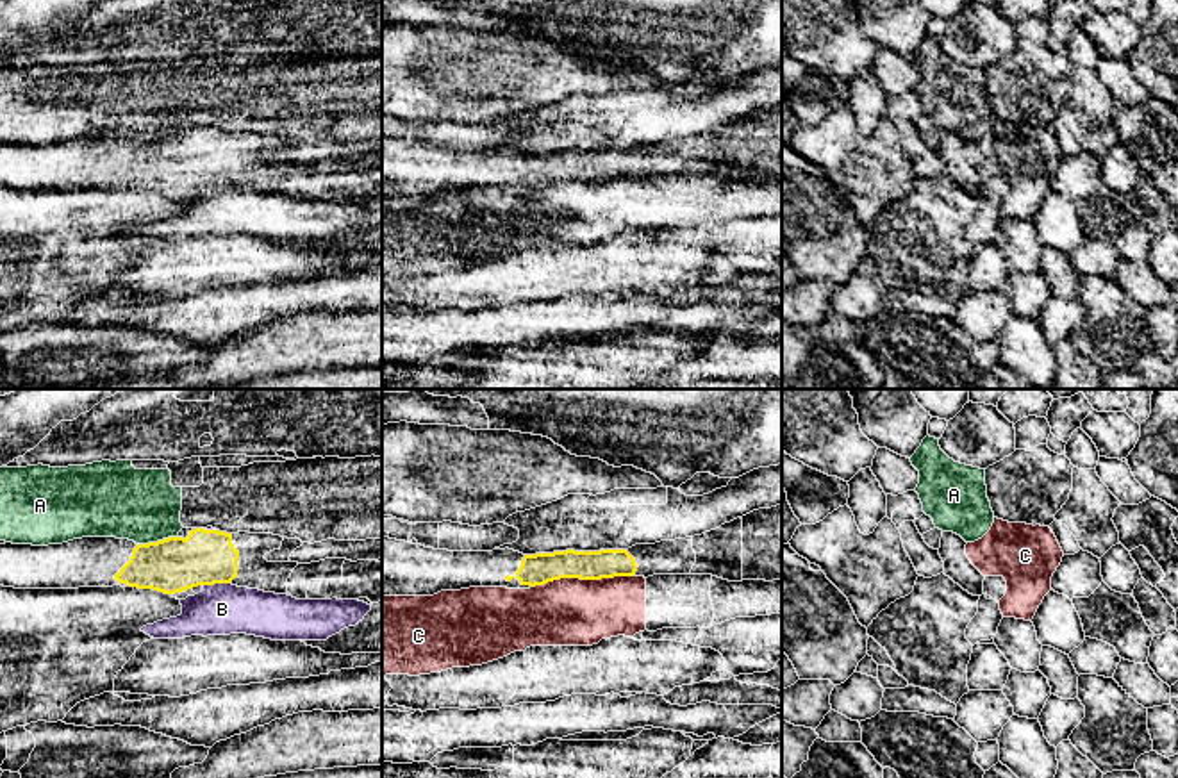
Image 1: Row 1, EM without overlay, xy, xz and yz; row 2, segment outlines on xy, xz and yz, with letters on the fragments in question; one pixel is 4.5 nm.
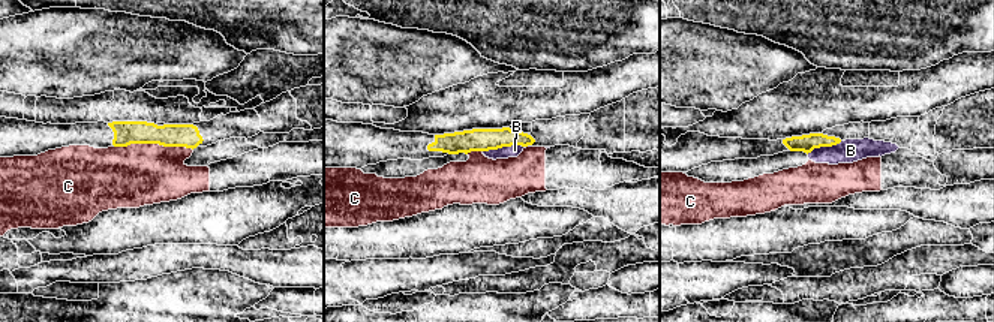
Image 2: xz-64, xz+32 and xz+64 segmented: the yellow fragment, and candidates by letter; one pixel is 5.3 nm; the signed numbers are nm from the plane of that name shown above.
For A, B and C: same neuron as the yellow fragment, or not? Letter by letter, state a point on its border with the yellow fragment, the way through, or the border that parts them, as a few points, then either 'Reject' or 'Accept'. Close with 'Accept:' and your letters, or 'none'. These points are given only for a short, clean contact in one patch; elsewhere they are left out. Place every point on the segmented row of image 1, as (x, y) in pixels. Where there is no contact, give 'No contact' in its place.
A: Touches yellow at xy (157, 541). Boundary: xy (177, 536), (138, 545). Reject
B: Touches yellow at xy (216, 582). Boundary: xy (229, 582), (204, 586). Reject
C: Touches yellow at xz (580, 579). Boundary: xz (632, 575), (554, 579), (530, 587). Reject
Accept: none

